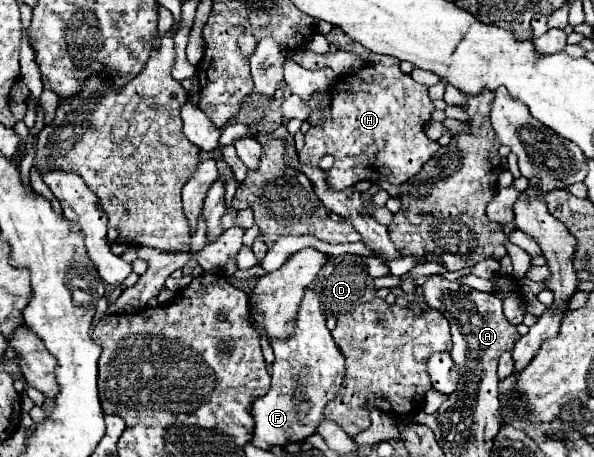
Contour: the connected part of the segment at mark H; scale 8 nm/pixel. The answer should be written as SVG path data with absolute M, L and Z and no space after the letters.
M336 27L326 39L342 51L360 55L362 67L356 73L336 79L330 89L330 107L324 109L322 123L312 125L304 133L304 147L298 157L304 165L318 165L324 155L334 155L336 163L328 171L328 185L332 189L346 189L358 181L370 181L388 191L390 197L396 197L400 185L414 177L440 149L440 145L424 133L424 125L432 119L434 111L428 87L404 75L400 61L364 49Z

